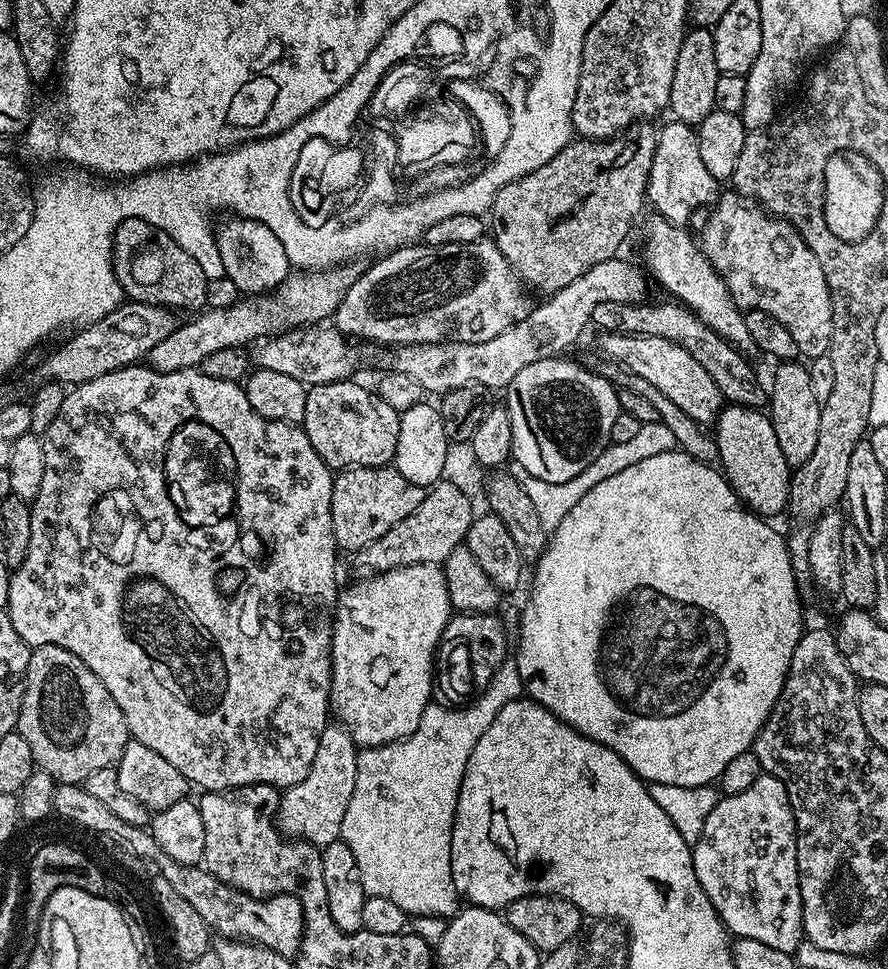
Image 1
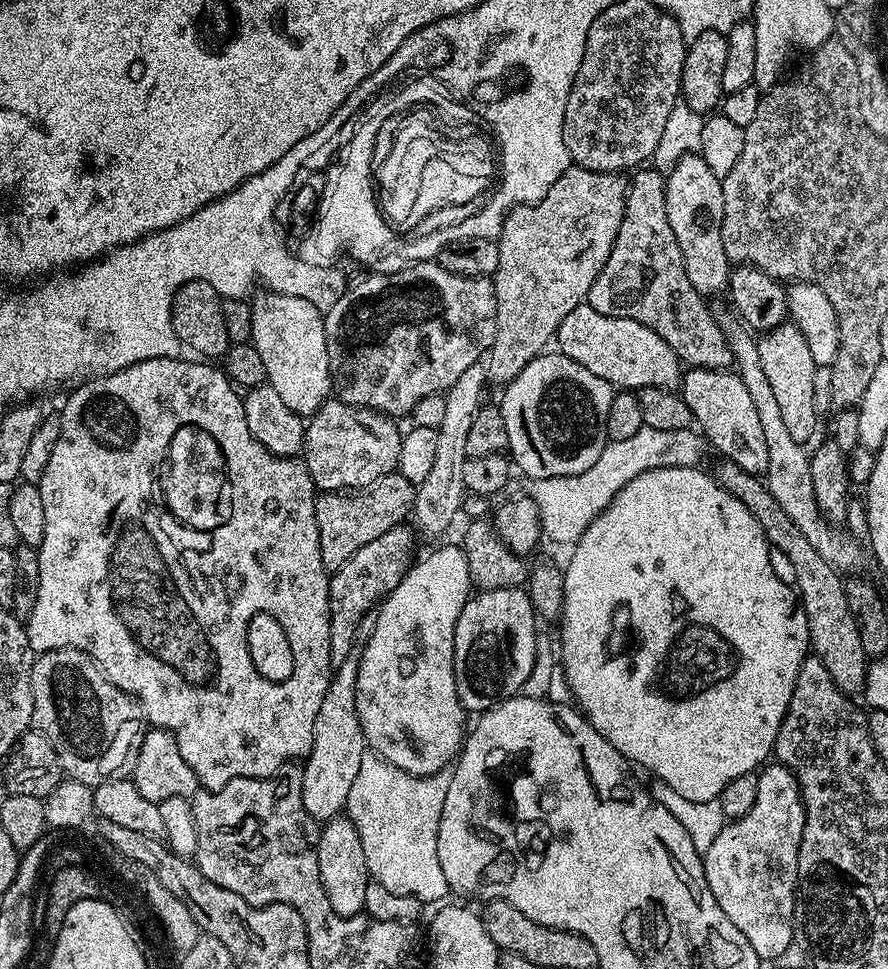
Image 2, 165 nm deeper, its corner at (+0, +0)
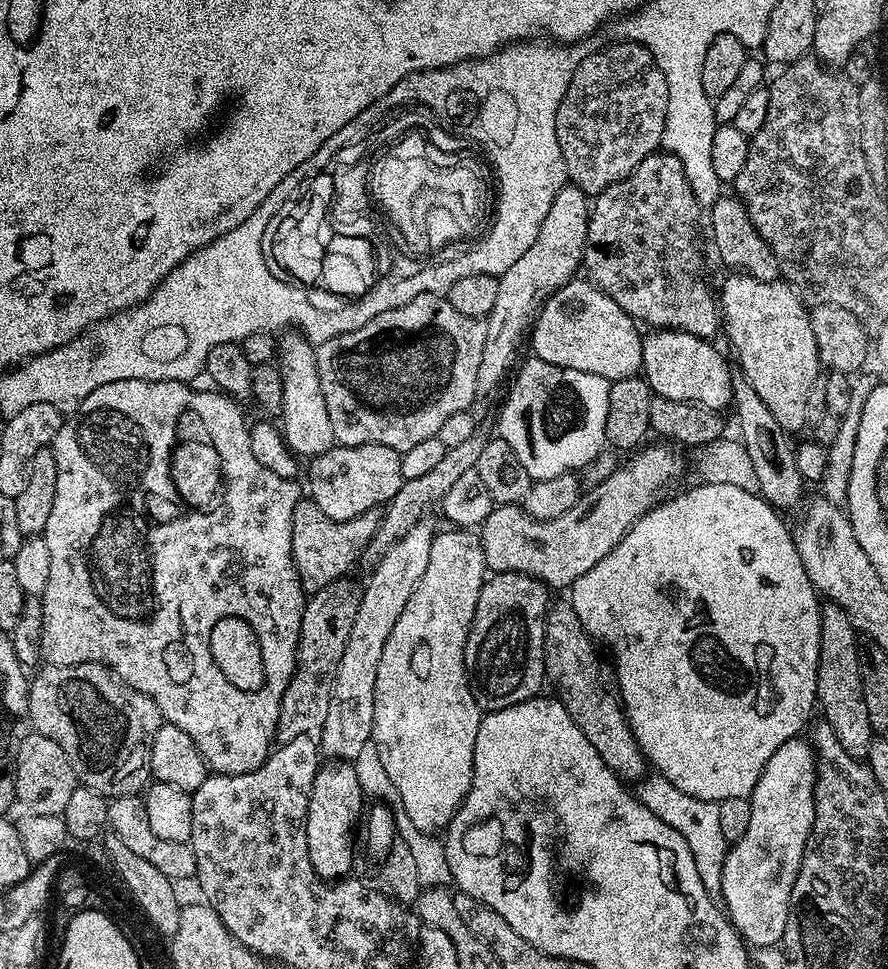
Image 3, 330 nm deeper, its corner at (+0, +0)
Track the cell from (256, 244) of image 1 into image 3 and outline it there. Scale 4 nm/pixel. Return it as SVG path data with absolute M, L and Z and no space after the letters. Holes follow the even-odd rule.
M285 331L278 340L278 367L282 374L282 410L279 415L284 419L284 441L297 457L311 458L322 454L333 447L334 441L330 414L326 414L326 402L322 398L322 386L318 382L314 345L299 331Z

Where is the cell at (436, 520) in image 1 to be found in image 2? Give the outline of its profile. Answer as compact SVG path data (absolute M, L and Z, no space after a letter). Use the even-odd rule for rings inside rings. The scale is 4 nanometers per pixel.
M408 526L386 530L382 538L374 538L374 542L362 546L362 550L358 550L358 554L350 558L350 562L346 562L336 572L331 573L328 601L330 602L330 642L333 657L345 658L353 653L356 627L363 622L364 615L368 611L371 613L384 597L389 596L398 586L398 582L402 582L408 569L412 567L414 563L412 551L416 548L416 538L418 538L417 533Z

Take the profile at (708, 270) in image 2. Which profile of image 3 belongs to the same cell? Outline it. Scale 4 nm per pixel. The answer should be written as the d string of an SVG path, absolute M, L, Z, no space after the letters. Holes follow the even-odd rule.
M739 370L733 371L732 374L731 407L736 408L736 424L740 427L738 439L746 446L746 454L750 454L754 474L758 477L759 495L777 511L787 512L786 510L796 507L799 509L806 481L797 468L793 437L782 426L778 426L778 418L770 414L766 402L758 398L754 386L750 386L750 382Z

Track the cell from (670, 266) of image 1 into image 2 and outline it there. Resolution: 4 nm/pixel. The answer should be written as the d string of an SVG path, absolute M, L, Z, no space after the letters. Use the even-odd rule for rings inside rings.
M721 319L720 329L728 337L735 371L742 378L746 390L750 393L750 399L758 409L758 419L762 421L766 450L770 453L766 473L766 483L770 494L774 494L778 506L782 506L782 510L790 514L790 522L794 522L794 526L798 526L798 530L806 534L810 546L814 546L814 550L818 550L818 554L822 554L822 558L826 558L830 566L834 566L841 574L855 573L852 571L864 564L864 552L843 532L845 530L843 527L832 524L821 516L818 502L814 498L814 482L810 474L812 461L805 445L794 442L782 418L782 409L778 407L778 402L774 399L774 386L770 386L770 381L766 378L766 370L762 370L762 354L758 354L757 337L751 331L746 330L745 325L739 319L731 319Z

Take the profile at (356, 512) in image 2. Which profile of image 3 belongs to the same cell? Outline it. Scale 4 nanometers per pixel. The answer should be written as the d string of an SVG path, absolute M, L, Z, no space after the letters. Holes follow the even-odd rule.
M301 498L298 506L294 506L292 561L305 593L317 592L322 590L322 586L330 586L330 582L341 579L347 573L344 571L367 551L380 525L380 518L381 513L376 510L358 514L358 518L349 520L326 518L315 502L310 498Z

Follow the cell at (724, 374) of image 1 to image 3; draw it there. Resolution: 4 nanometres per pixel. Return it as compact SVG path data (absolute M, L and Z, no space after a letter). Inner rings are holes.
M663 150L651 152L649 156L642 158L642 162L638 162L638 166L629 176L622 178L618 182L614 182L610 186L606 186L606 190L595 193L594 199L590 204L588 241L584 247L584 262L582 268L586 273L587 279L591 280L596 287L602 289L607 296L614 298L614 302L618 302L618 306L622 306L622 310L626 310L626 314L641 325L652 324L648 326L656 330L685 332L686 334L694 334L703 340L711 341L713 339L712 335L714 335L715 332L719 333L721 331L722 317L720 315L717 297L714 295L714 288L711 288L711 286L704 281L704 256L700 253L699 242L696 241L696 211L698 211L698 205L694 198L694 190L686 178L686 174L682 168L682 162L678 162L678 158L674 158L672 152Z

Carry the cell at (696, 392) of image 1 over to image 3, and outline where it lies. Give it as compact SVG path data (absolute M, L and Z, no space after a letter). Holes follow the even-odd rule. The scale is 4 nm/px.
M573 278L568 283L553 292L543 304L530 328L530 340L532 336L532 348L535 359L542 362L550 362L554 366L566 366L574 370L582 370L586 374L598 374L609 382L621 380L627 376L637 375L643 369L642 362L642 332L637 321L614 302L602 289L596 287L587 278Z

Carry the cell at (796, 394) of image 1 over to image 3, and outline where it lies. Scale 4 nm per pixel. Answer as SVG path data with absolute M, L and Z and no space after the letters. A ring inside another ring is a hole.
M732 274L718 288L718 307L722 317L723 335L728 335L728 340L740 359L739 371L743 372L750 386L754 386L758 398L766 402L770 414L778 418L778 426L782 426L790 434L796 434L803 424L809 423L807 402L815 380L822 375L818 342L814 342L814 330L810 326L810 312L805 301L795 287L783 279L762 282L753 276Z

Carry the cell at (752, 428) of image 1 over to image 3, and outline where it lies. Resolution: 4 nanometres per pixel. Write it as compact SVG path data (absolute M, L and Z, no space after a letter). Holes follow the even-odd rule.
M652 330L643 337L642 375L655 395L674 398L678 402L701 404L717 410L727 409L732 402L732 374L715 343L694 334L671 330Z

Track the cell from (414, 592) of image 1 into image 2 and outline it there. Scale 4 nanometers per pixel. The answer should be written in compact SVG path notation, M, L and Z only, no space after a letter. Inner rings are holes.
M449 542L444 546L421 560L419 557L402 582L384 597L375 613L376 625L368 636L368 645L358 656L356 709L365 745L386 762L415 776L445 771L459 753L466 735L466 713L454 682L454 626L458 626L458 614L462 614L462 606L466 606L474 585L463 547Z

